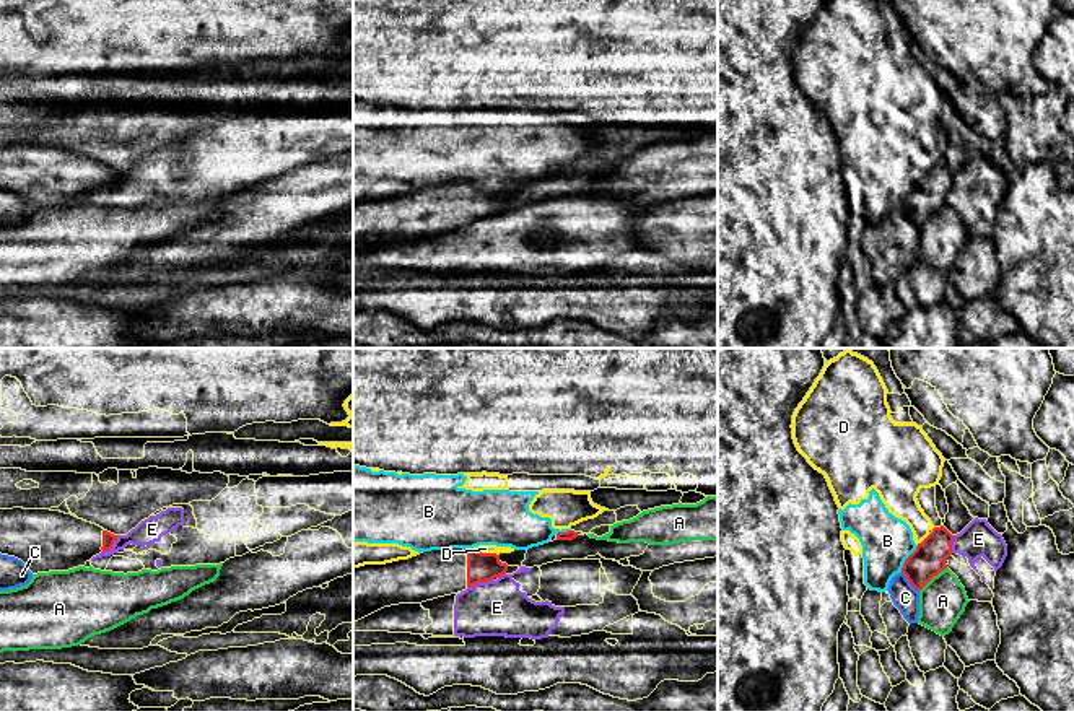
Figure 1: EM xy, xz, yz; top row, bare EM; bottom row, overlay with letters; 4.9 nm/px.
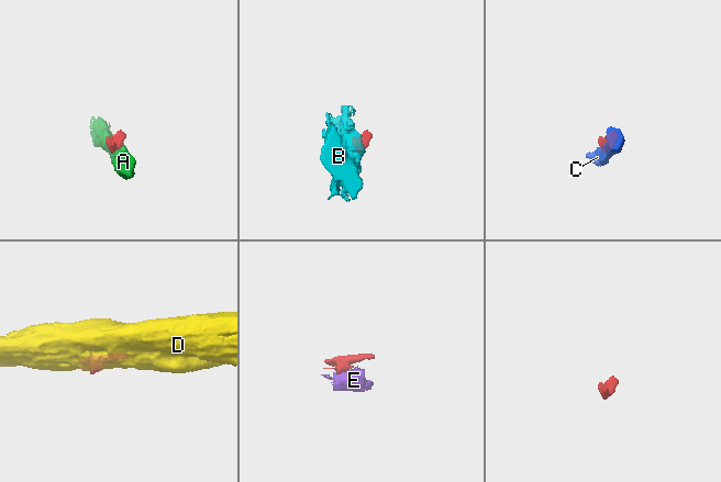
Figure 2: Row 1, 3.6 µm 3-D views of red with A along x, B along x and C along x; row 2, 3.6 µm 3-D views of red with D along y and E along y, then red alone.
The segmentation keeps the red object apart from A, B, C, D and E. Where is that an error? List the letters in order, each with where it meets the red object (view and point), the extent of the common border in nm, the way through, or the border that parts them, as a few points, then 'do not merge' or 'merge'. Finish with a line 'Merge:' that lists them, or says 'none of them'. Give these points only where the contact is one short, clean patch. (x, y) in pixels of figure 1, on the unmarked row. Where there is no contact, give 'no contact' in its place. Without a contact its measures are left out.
A: contact yz (933, 212); length 180 nm; do not merge
B: contact yz (907, 194); length 160 nm; do not merge
C: contact yz (908, 215); length 130 nm; border yz (902, 207), (918, 226); do not merge
D: contact xz (485, 189); length 140 nm; do not merge
E: contact xz (480, 217); length 140 nm; border xz (493, 213), (467, 223); do not merge
Merge: none of them

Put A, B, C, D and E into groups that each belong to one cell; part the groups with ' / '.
A / B D / C / E

